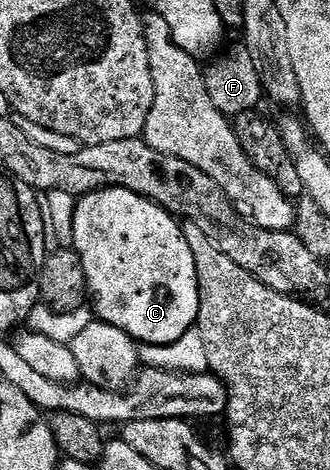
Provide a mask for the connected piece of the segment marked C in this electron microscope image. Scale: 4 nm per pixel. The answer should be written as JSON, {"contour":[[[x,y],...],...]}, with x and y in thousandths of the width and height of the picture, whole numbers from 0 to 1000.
{"contour":[[[333,396],[230,428],[221,511],[224,538],[236,540],[258,579],[270,643],[297,683],[367,698],[367,706],[436,736],[518,734],[600,687],[597,562],[585,562],[585,536],[573,536],[573,511],[561,511],[552,479],[509,447],[491,447],[415,409]]]}

